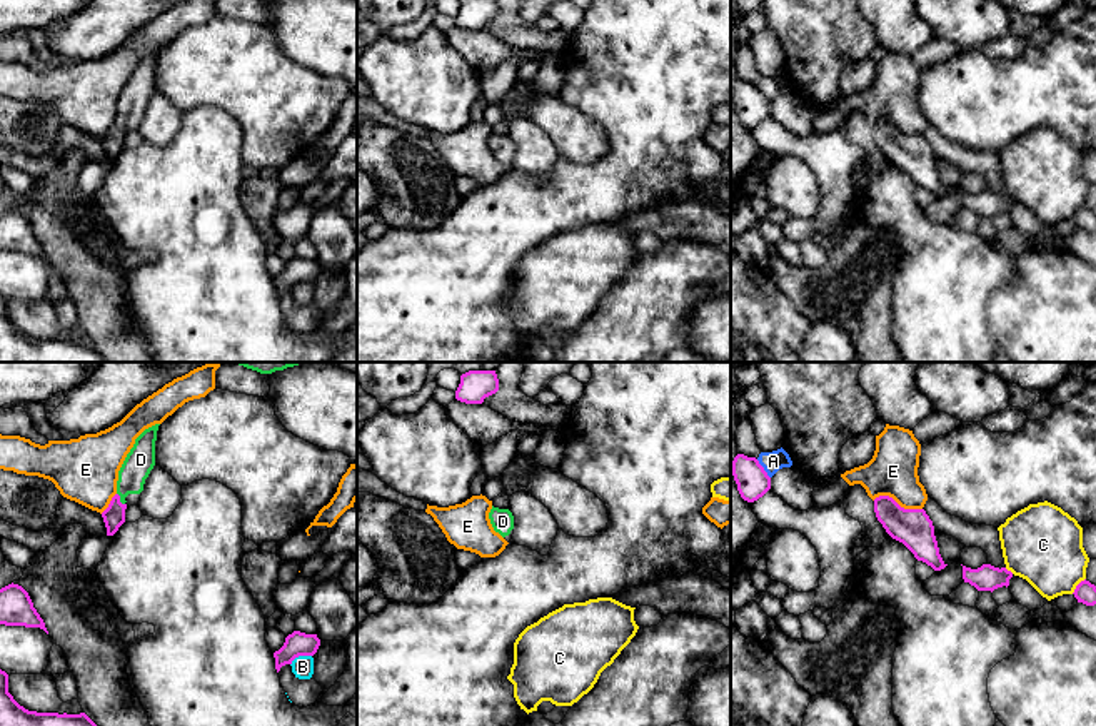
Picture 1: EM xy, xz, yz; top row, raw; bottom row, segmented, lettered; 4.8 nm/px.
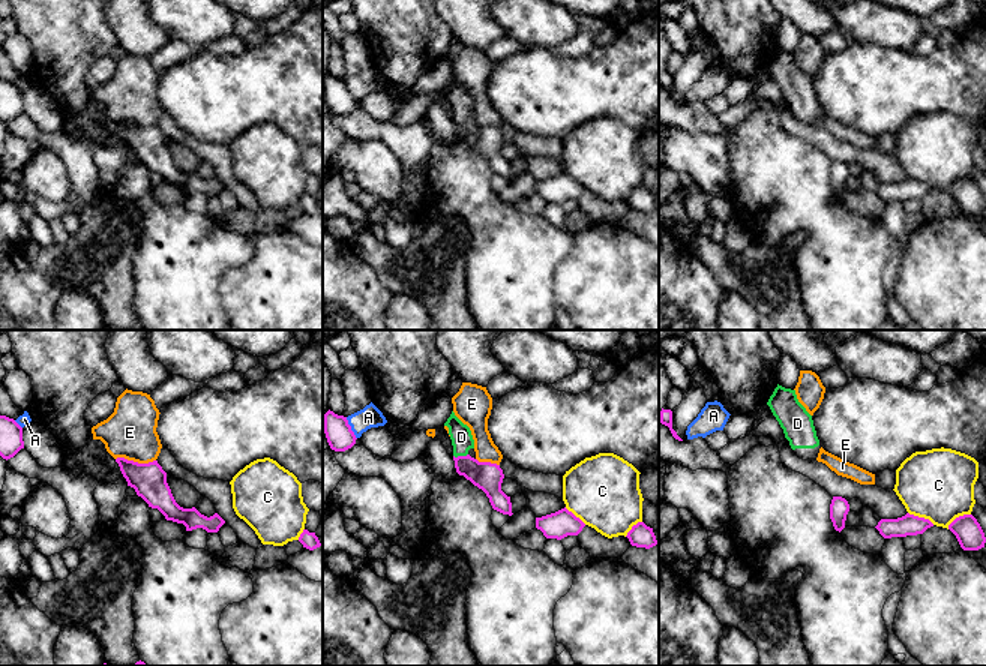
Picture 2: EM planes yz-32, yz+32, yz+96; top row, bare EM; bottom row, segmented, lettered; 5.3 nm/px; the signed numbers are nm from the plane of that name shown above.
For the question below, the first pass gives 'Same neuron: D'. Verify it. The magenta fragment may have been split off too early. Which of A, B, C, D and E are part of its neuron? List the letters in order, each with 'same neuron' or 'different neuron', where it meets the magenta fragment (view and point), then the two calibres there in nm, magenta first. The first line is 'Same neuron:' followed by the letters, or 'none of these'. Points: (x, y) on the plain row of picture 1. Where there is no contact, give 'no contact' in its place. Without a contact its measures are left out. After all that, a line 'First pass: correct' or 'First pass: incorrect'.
Same neuron: D
A: different neuron; meets magenta in yz at (763, 95); 160 nm thick on the magenta side, 100 nm on the other
B: different neuron; meets magenta in xy at (299, 281); 120 nm thick on the magenta side, 110 nm on the other
C: different neuron; meets magenta in yz at (1076, 212); 100 nm thick on the magenta side, 360 nm on the other
D: same neuron; meets magenta in xy at (119, 126); 110 nm thick on the magenta side, 140 nm on the other
E: different neuron; meets magenta in yz at (896, 129); 180 nm thick on the magenta side, 240 nm on the other
First pass: correct

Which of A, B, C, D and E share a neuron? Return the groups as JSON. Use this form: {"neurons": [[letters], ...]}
{"neurons": [["A"], ["B"], ["C"], ["D"], ["E"]]}

